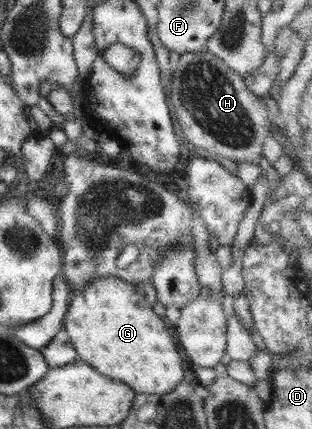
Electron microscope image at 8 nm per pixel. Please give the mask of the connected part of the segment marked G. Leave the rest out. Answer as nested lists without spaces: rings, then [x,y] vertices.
[[[108,276],[94,279],[94,281],[90,281],[86,286],[84,286],[83,289],[80,289],[79,293],[73,293],[70,296],[69,306],[66,315],[64,316],[63,329],[67,332],[67,335],[70,336],[70,341],[77,353],[77,359],[90,364],[92,368],[102,375],[108,376],[113,380],[122,380],[122,382],[128,384],[128,386],[130,386],[130,388],[137,394],[144,393],[145,395],[158,395],[161,397],[166,393],[172,392],[176,385],[184,379],[182,357],[180,357],[180,353],[178,353],[178,342],[173,334],[173,329],[167,328],[163,319],[154,312],[152,305],[150,305],[150,302],[146,300],[145,293],[141,287],[126,282],[120,277]]]

